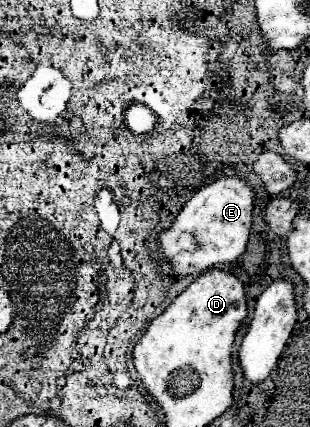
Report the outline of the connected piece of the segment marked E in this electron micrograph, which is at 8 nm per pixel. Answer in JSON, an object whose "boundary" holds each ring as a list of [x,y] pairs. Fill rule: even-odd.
{"boundary":[[[222,178],[198,190],[178,212],[170,228],[158,234],[160,258],[170,266],[174,276],[202,274],[218,264],[234,262],[244,250],[252,224],[254,192],[246,180]]]}

